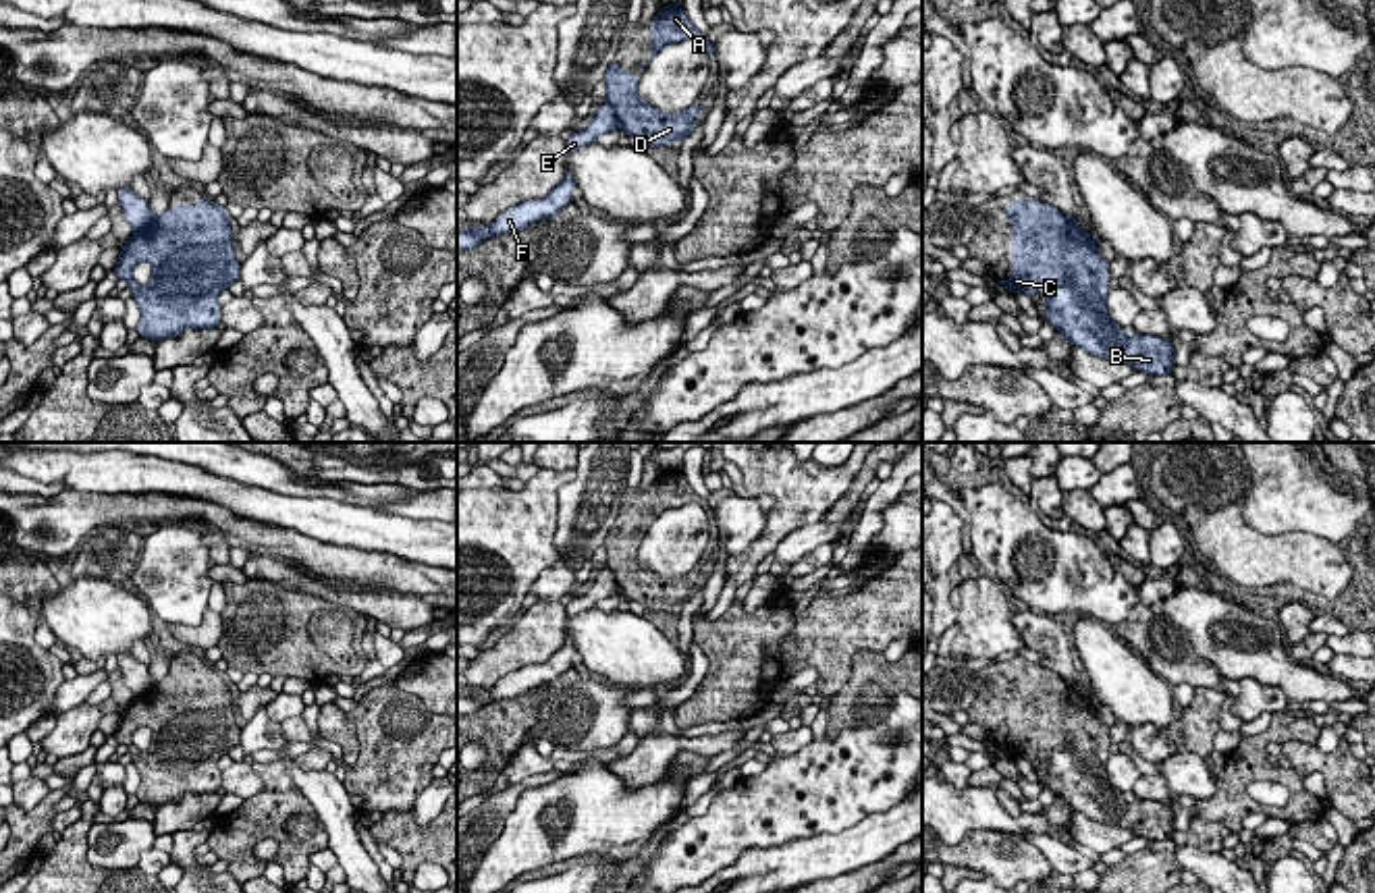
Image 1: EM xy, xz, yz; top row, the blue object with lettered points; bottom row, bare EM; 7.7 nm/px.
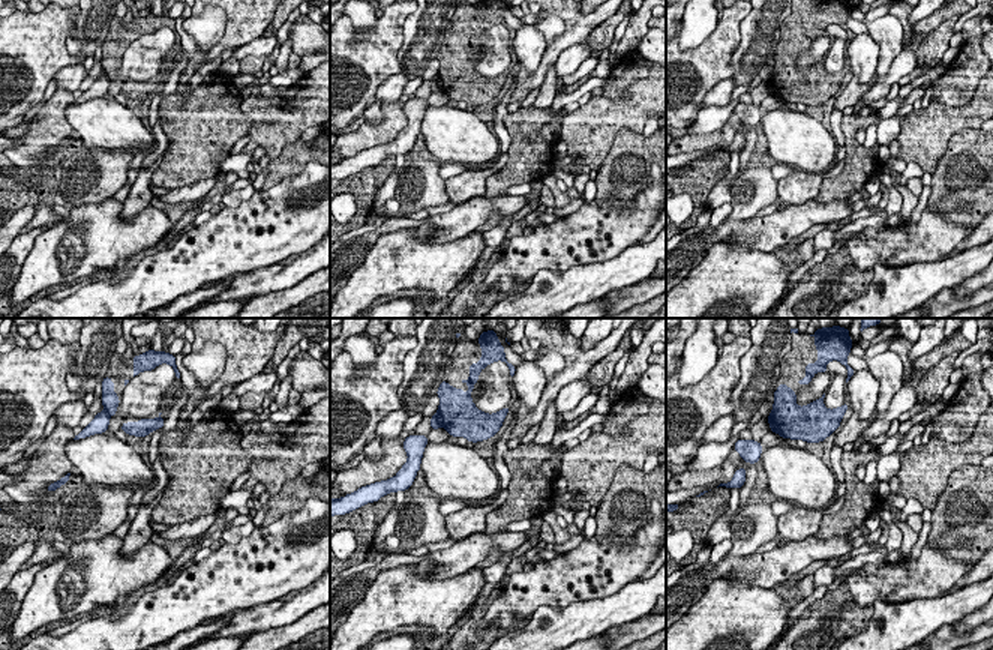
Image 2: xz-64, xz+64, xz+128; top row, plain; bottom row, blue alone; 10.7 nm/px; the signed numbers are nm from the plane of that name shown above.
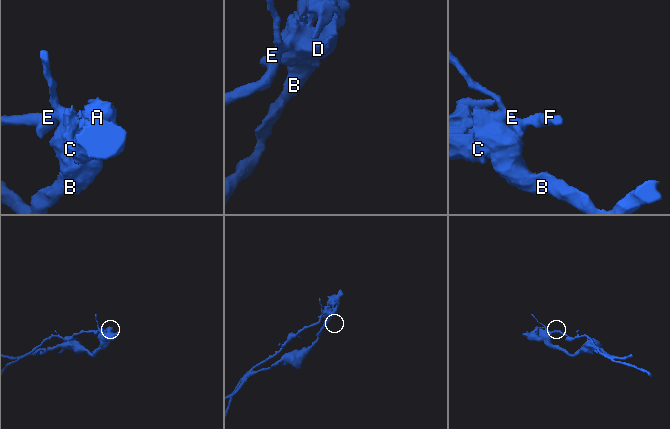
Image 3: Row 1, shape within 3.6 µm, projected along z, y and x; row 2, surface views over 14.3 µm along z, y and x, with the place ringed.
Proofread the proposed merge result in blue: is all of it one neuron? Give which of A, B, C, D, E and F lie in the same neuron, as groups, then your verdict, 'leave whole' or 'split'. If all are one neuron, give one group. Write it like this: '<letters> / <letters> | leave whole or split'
A B C D / E F | split

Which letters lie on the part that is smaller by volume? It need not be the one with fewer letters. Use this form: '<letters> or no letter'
E, F

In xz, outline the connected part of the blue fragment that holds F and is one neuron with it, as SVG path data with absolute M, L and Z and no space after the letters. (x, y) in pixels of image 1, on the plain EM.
M569 638L563 644L563 648L559 652L555 652L546 662L530 665L519 671L513 671L513 673L505 675L490 689L474 689L471 694L457 696L457 714L471 714L490 702L521 696L534 687L557 681L563 673L567 673L571 669L573 654L575 654L575 646Z

